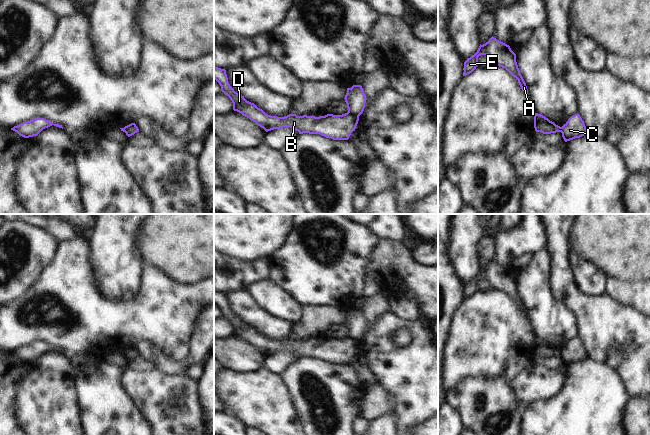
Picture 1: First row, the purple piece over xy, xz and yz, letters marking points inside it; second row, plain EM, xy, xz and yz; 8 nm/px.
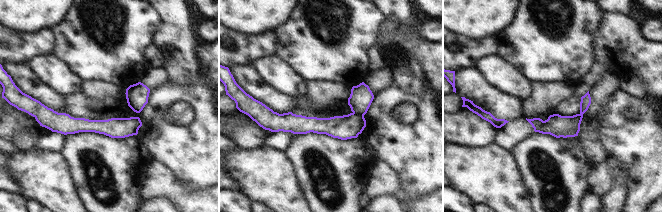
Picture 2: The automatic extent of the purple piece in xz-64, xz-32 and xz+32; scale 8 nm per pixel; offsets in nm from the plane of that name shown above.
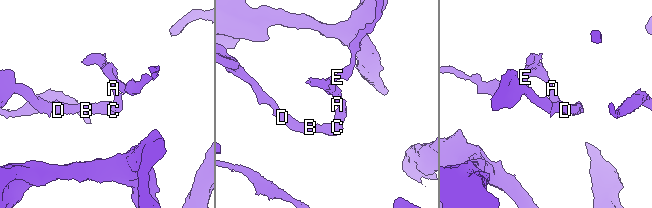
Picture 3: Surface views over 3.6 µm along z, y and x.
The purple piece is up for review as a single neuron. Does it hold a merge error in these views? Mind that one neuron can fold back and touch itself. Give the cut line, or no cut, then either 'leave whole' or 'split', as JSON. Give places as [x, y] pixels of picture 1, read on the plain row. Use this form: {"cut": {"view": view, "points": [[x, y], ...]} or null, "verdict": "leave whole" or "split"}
{"cut": {"view": "xz", "points": [[347, 336], [358, 341]]}, "verdict": "split"}

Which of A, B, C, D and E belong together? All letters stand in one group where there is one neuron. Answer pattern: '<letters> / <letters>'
A E / B C D

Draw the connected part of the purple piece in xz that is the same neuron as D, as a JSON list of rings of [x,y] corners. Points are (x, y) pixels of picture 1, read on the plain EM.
[[[214,291],[214,303],[221,310],[221,315],[232,325],[233,334],[249,342],[266,356],[290,351],[298,355],[299,358],[320,358],[333,364],[348,364],[359,345],[358,340],[348,336],[342,339],[327,338],[319,341],[297,340],[296,338],[289,338],[284,341],[271,340],[234,315],[228,306],[225,293]]]

